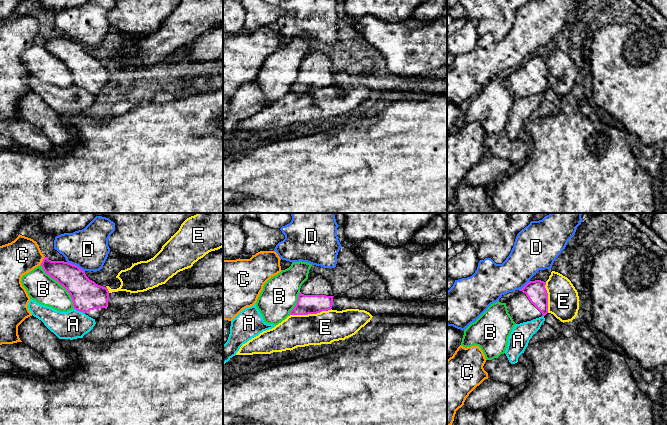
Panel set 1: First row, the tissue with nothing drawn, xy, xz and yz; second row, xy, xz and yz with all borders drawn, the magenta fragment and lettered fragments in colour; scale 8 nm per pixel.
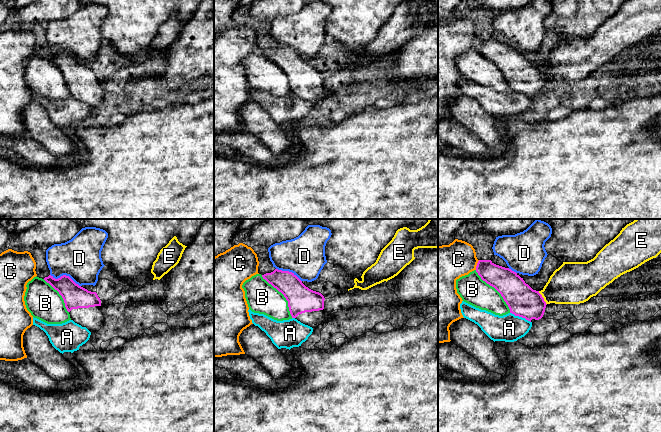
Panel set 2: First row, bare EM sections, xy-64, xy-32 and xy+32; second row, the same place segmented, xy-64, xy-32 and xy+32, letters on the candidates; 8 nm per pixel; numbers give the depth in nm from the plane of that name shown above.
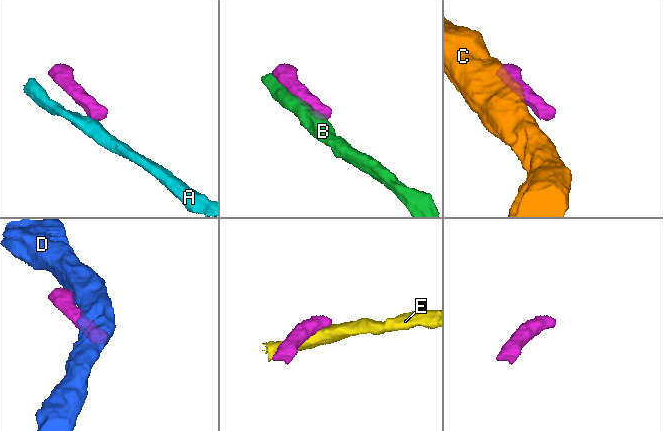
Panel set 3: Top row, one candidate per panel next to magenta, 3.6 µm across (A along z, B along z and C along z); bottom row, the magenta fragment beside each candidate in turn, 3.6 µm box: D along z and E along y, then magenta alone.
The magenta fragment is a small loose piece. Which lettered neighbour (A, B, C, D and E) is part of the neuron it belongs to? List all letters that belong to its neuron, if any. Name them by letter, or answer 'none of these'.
none of these

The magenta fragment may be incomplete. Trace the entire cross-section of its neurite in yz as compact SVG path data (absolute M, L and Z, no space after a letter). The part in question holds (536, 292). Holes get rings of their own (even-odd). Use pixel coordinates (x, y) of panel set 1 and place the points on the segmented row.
M528 282L519 293L507 303L507 310L516 324L531 321L548 313L548 293L546 282Z

